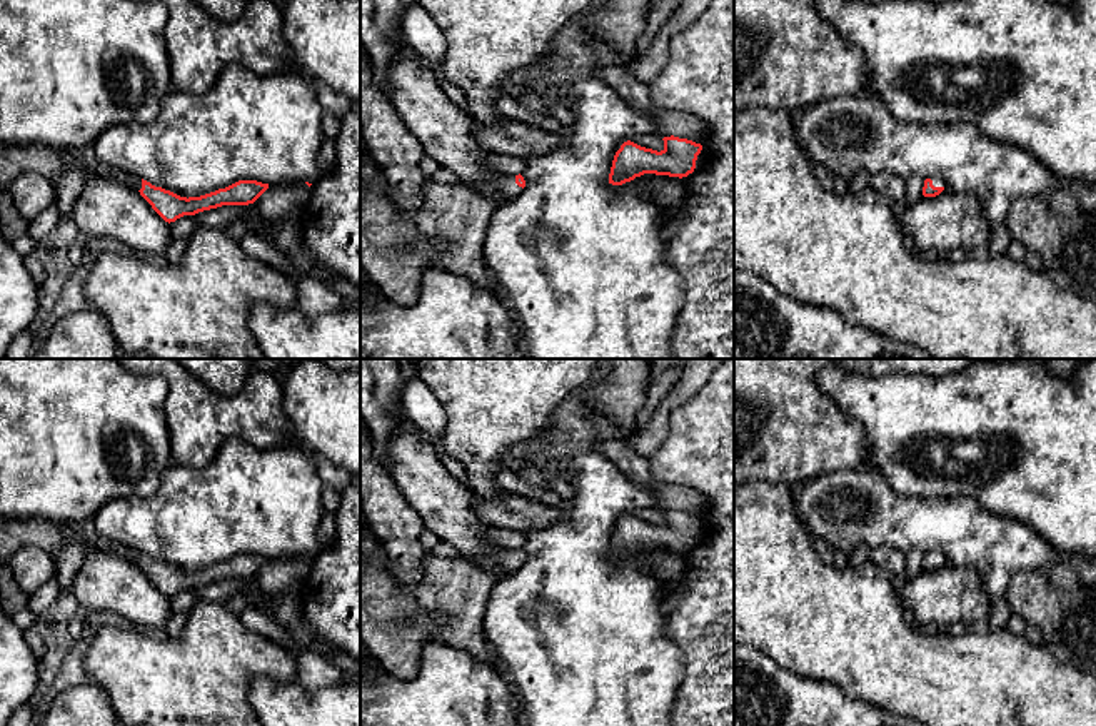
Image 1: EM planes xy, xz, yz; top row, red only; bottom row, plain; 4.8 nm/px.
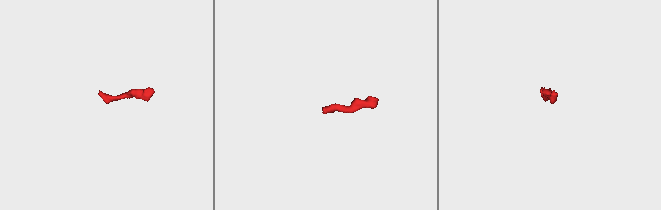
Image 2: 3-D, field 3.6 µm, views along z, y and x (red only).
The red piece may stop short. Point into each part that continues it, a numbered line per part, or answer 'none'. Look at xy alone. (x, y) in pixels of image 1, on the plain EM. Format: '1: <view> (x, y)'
1: xy (50, 536)

